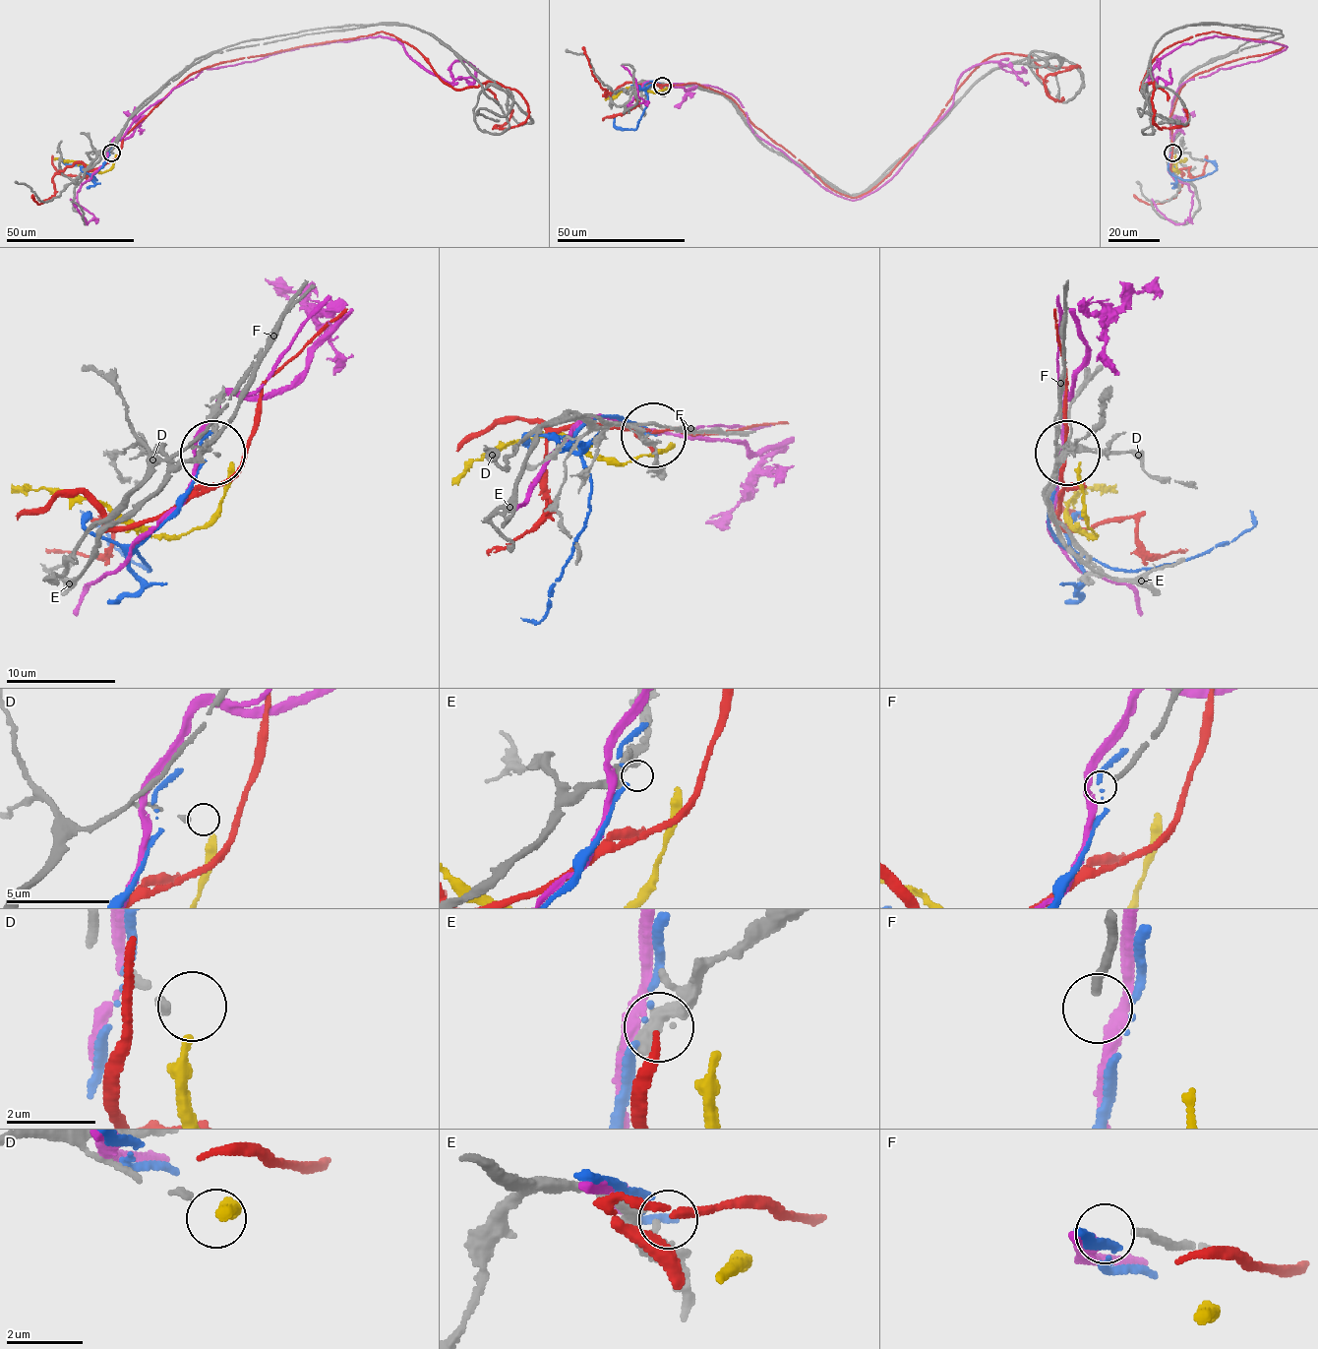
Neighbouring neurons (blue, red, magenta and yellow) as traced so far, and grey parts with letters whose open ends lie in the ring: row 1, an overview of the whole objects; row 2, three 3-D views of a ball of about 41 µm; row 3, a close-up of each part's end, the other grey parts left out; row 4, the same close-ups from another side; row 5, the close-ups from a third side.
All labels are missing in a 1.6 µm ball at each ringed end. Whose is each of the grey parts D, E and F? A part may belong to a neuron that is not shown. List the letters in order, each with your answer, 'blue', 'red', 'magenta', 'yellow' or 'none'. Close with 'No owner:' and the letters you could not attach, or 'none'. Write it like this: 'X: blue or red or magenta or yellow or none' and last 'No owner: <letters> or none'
D: yellow
E: none
F: none
No owner: E, F

